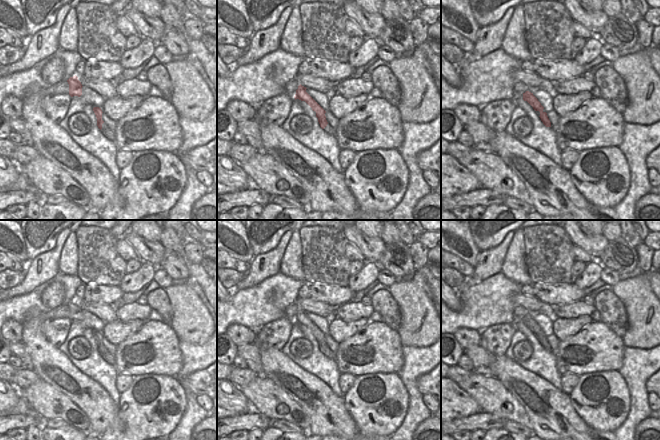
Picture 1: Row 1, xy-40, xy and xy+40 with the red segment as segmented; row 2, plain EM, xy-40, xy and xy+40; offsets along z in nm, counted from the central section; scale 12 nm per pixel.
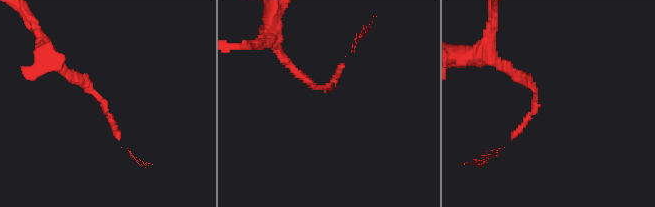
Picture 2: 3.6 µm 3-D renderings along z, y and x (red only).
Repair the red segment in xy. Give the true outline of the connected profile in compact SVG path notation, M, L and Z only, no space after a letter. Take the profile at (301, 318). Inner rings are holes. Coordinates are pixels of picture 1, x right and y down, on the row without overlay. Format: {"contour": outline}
{"contour": "M300 308L296 314L294 322L295 324L299 323L305 325L312 334L316 336L316 341L318 342L320 351L324 353L328 348L325 340L326 335L306 316L306 313L306 311Z"}

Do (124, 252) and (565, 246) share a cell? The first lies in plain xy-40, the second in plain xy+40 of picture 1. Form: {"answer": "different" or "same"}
{"answer": "different"}

